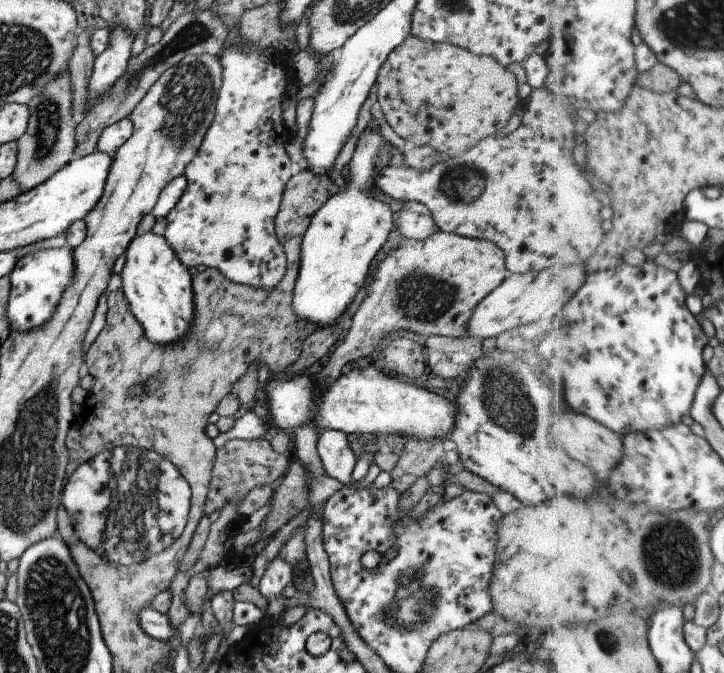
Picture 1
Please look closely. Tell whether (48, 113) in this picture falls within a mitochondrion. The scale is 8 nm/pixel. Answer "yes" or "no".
yes

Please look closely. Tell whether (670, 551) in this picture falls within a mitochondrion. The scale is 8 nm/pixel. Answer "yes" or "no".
yes

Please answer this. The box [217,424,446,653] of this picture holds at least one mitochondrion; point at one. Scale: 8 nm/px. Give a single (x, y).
(413, 601)

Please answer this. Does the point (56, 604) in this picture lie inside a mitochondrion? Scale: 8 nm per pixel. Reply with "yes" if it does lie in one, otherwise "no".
yes

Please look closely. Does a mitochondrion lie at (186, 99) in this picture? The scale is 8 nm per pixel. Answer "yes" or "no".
yes

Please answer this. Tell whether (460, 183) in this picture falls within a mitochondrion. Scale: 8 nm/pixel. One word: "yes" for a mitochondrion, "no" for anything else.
yes

